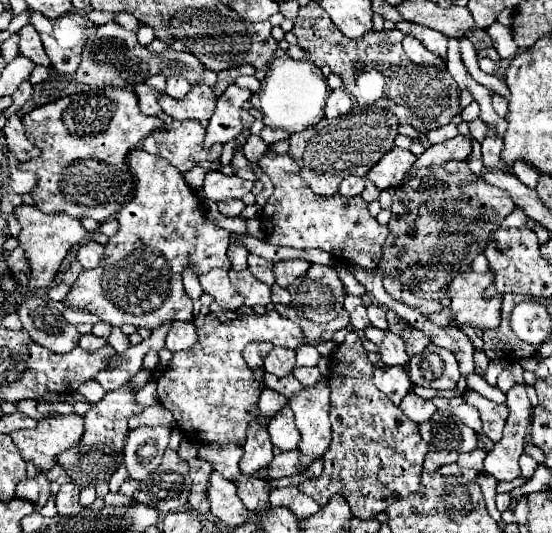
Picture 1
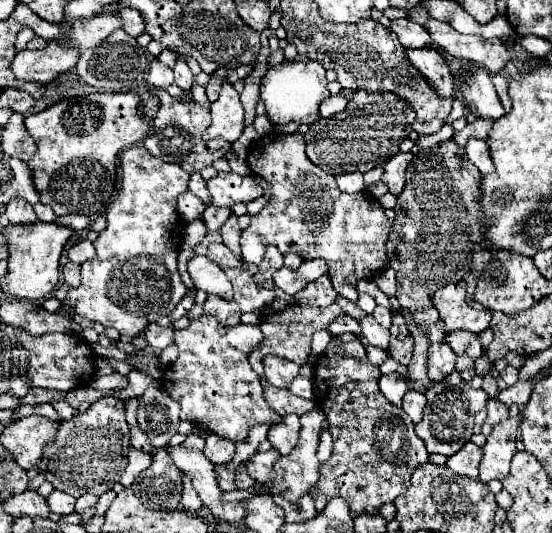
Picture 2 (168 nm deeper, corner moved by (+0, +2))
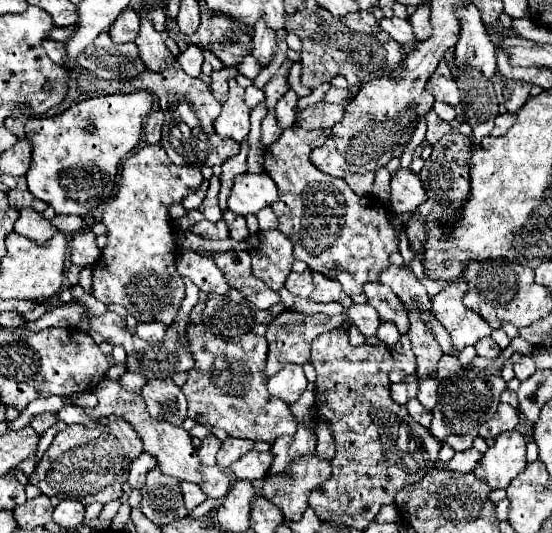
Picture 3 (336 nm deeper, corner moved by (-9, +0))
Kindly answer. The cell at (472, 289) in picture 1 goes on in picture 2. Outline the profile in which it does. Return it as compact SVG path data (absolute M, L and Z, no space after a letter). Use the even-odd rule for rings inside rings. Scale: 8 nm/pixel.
M450 283L446 287L440 287L430 297L432 305L438 309L440 319L444 321L444 331L472 331L482 333L488 329L488 323L492 319L490 311L476 311L468 305L466 289L460 287L460 283Z

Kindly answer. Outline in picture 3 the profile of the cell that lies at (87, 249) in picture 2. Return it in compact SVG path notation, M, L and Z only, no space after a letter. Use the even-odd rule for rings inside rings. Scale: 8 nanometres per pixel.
M83 231L77 233L71 239L71 263L81 265L81 267L91 267L99 259L99 247L95 243L95 233L93 231Z

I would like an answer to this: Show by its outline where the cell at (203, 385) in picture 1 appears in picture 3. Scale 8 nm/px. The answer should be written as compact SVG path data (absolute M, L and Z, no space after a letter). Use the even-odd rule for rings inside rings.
M189 323L187 337L195 355L195 365L189 371L187 383L181 387L189 403L187 417L193 417L197 423L225 429L231 437L251 441L275 441L281 435L295 435L297 421L289 405L267 391L263 369L269 343L265 337L243 333L227 339L207 331L203 323Z

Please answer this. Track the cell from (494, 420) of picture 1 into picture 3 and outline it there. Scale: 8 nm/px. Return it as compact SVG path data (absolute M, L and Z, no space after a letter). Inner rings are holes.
M499 403L499 409L497 409L495 417L481 425L479 435L485 437L485 439L497 437L497 433L501 433L501 431L515 429L517 421L519 421L519 411L515 407L511 407L511 405L507 405L507 403Z

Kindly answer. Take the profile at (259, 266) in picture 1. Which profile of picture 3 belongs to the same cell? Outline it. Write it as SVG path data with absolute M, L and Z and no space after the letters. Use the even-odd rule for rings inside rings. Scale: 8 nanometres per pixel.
M277 229L249 235L249 255L253 261L253 275L267 287L279 291L291 273L293 255L291 241Z

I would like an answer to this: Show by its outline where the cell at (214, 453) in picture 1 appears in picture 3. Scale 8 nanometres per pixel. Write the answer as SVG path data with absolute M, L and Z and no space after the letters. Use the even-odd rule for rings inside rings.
M229 437L229 439L225 439L225 441L221 443L221 449L219 449L219 453L217 453L217 465L225 469L225 467L229 467L235 459L243 457L245 453L249 453L251 449L253 449L253 441Z

